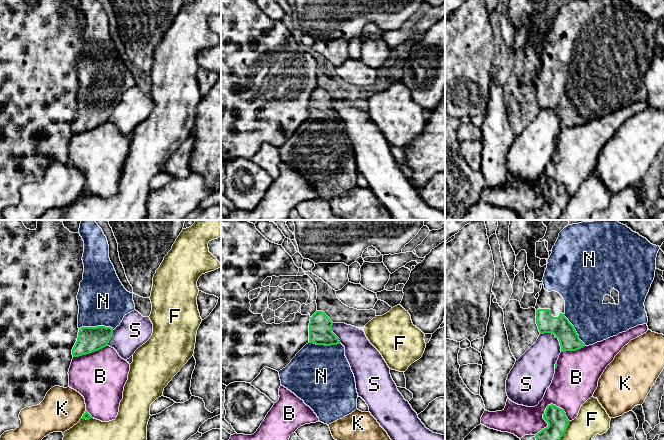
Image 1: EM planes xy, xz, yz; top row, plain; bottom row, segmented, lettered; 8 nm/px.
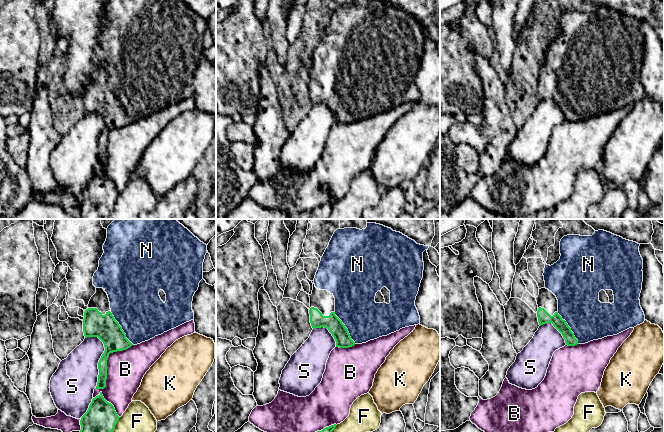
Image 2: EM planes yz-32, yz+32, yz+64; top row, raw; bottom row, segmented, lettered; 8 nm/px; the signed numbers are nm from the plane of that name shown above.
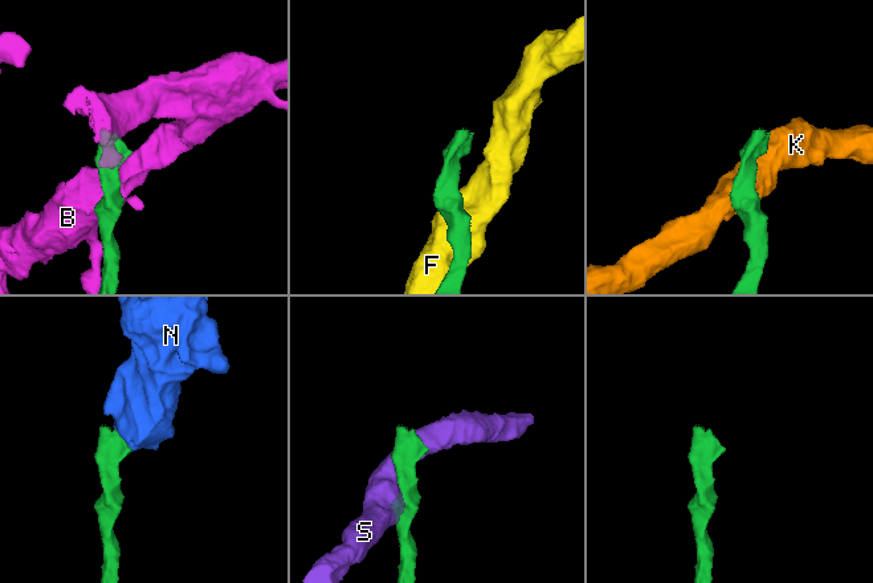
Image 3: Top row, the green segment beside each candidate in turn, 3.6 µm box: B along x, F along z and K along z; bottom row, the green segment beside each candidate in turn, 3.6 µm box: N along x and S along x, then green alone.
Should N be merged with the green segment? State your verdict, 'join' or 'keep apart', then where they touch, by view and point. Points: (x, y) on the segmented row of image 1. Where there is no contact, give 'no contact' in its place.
join | xy (97, 326)

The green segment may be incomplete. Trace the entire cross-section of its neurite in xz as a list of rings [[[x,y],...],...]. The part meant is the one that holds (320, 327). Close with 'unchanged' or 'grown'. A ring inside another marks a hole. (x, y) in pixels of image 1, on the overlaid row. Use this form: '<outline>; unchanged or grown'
[[[322,311],[310,318],[309,343],[279,371],[281,385],[304,401],[324,424],[331,424],[357,409],[358,393],[354,374],[345,356],[345,347],[332,332],[333,322]]]; grown

